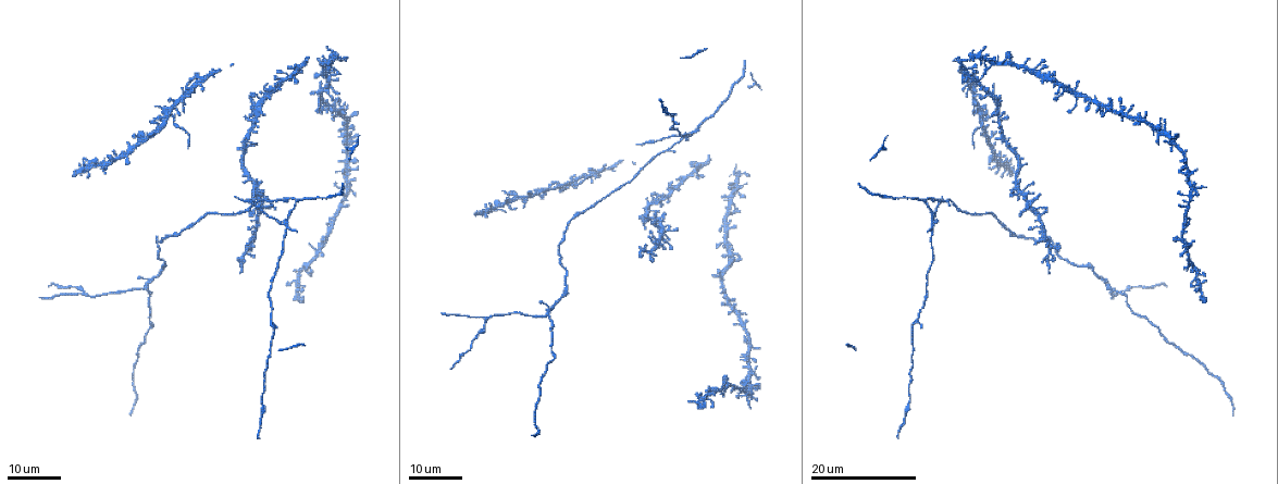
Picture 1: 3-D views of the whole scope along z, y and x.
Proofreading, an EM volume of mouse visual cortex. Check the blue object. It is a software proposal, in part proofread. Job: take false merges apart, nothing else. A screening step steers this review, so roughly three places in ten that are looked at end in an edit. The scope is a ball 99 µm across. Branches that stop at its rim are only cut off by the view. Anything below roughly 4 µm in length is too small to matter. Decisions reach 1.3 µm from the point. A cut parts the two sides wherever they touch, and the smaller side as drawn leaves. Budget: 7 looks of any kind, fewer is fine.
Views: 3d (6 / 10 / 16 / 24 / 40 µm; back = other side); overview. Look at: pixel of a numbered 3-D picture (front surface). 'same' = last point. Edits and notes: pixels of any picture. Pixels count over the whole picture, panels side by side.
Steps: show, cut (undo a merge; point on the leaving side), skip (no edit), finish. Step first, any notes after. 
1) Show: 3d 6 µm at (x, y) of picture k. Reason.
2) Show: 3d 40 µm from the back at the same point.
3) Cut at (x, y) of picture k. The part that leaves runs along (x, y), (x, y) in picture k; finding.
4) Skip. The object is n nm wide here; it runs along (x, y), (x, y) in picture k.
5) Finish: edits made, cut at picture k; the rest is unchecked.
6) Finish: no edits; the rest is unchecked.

Show: 3d 16 µm at (547, 313) of picture 1. Branch point.

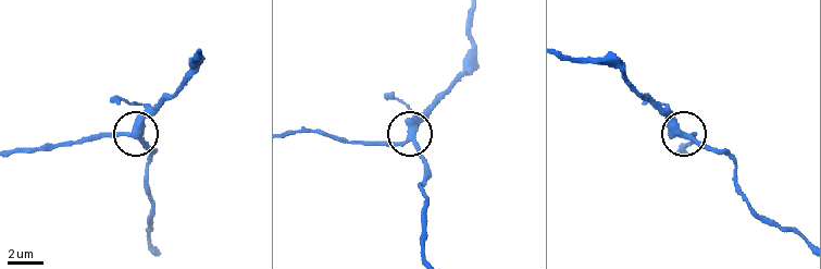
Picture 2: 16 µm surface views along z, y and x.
Show: 3d 6 µm at (689, 138) of picture 2. Closer look.

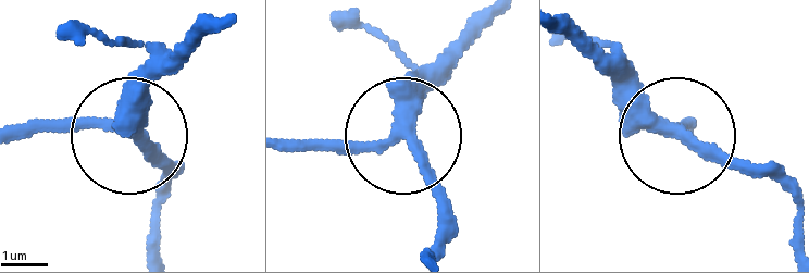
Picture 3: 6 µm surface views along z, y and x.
Skip. The object is 270 nm wide here; it runs along (489, 22), (400, 135), (287, 139) in picture 3; continuous, no second neuron.

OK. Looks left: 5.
Show: 3d 16 µm at (572, 183) of picture 1.

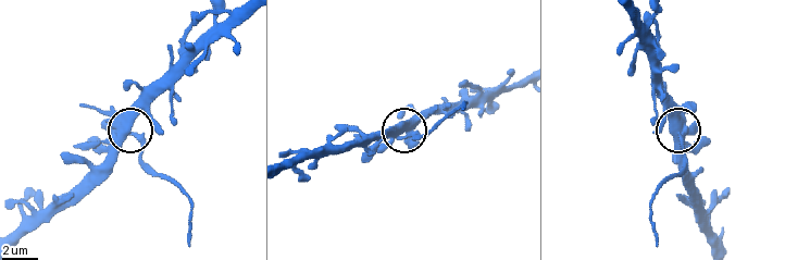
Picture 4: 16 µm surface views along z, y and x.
Show: 3d 10 µm at (686, 134) of picture 4. Zoom in.

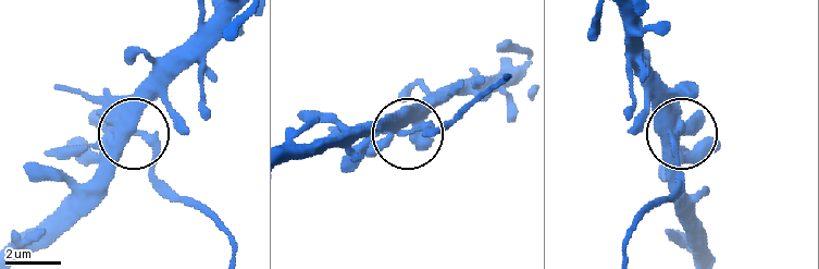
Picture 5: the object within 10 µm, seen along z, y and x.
Cut at (156, 151) of picture 5. The object is 440 nm wide here; the part that leaves runs along (682, 124), (674, 183), (632, 228), (625, 248) in picture 5; two neurons meet here.

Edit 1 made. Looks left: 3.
Show: overview. Redraw.

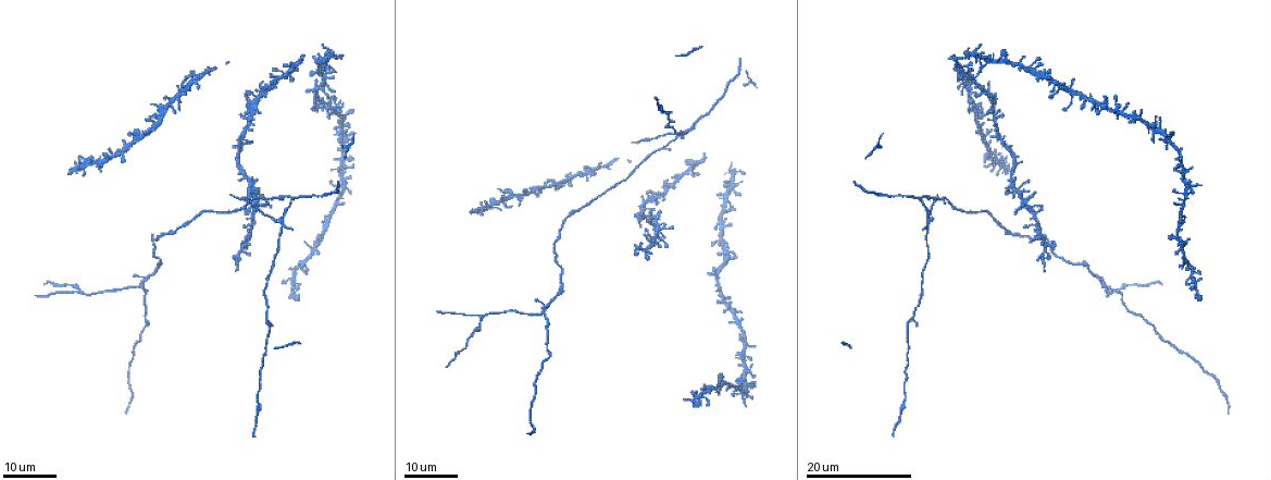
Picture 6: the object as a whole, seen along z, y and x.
Show: 3d 24 µm at (291, 197) of picture 6. Arms part here.

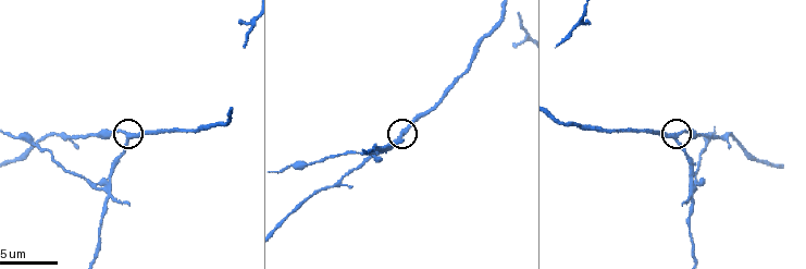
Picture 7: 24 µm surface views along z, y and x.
Show: 3d 10 µm at (402, 132) of picture 7. Zoom in.

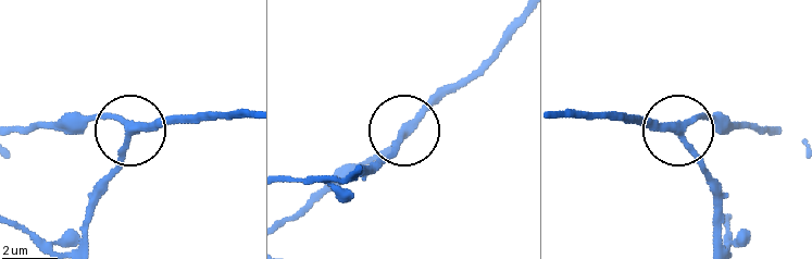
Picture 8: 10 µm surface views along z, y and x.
Skip. 3 arms meet here; one neuron here.

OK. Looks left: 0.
Finish: edits made, cut at picture 5; the rest is unchecked.

